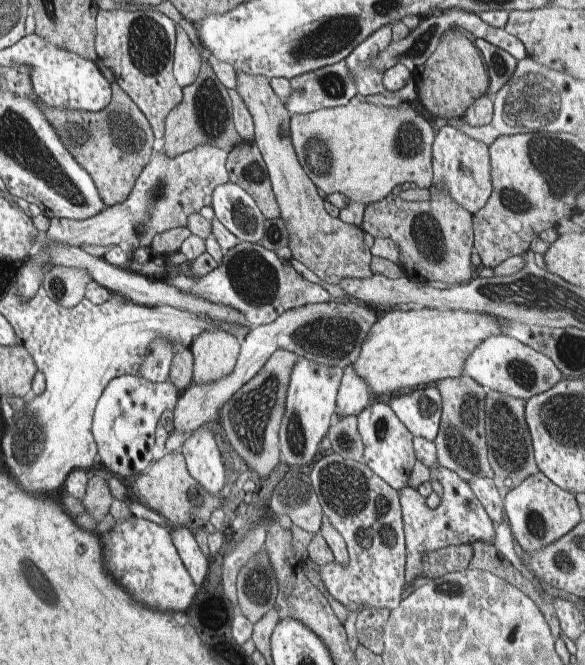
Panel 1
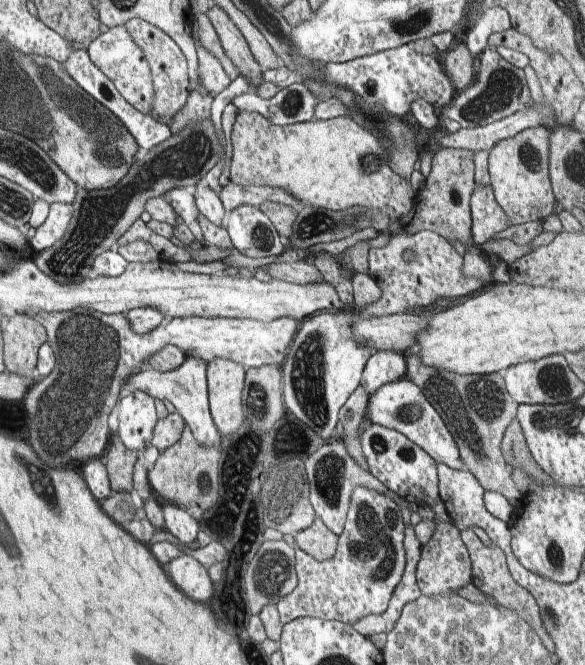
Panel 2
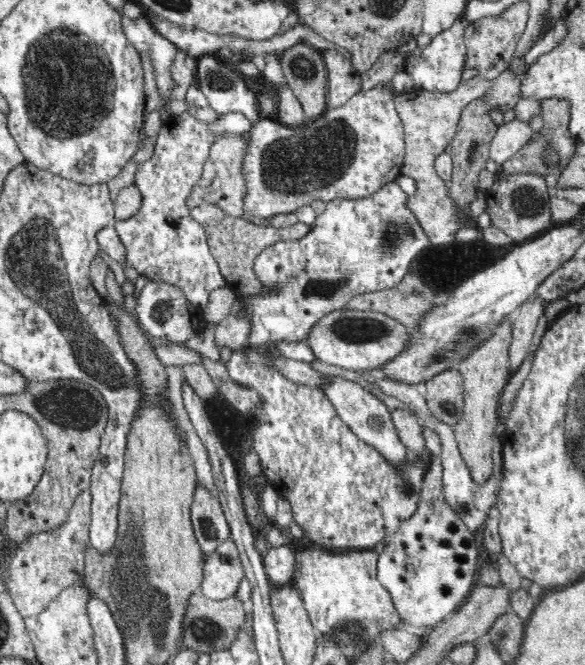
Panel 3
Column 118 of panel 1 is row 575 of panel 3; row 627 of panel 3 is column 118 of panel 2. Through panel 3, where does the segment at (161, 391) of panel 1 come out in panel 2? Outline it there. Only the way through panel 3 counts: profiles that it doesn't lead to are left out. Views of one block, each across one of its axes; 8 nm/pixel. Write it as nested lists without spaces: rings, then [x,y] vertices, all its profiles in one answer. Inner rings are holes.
[[[135,390],[120,397],[118,402],[118,438],[126,448],[142,452],[151,445],[152,434],[159,419],[155,399]]]

